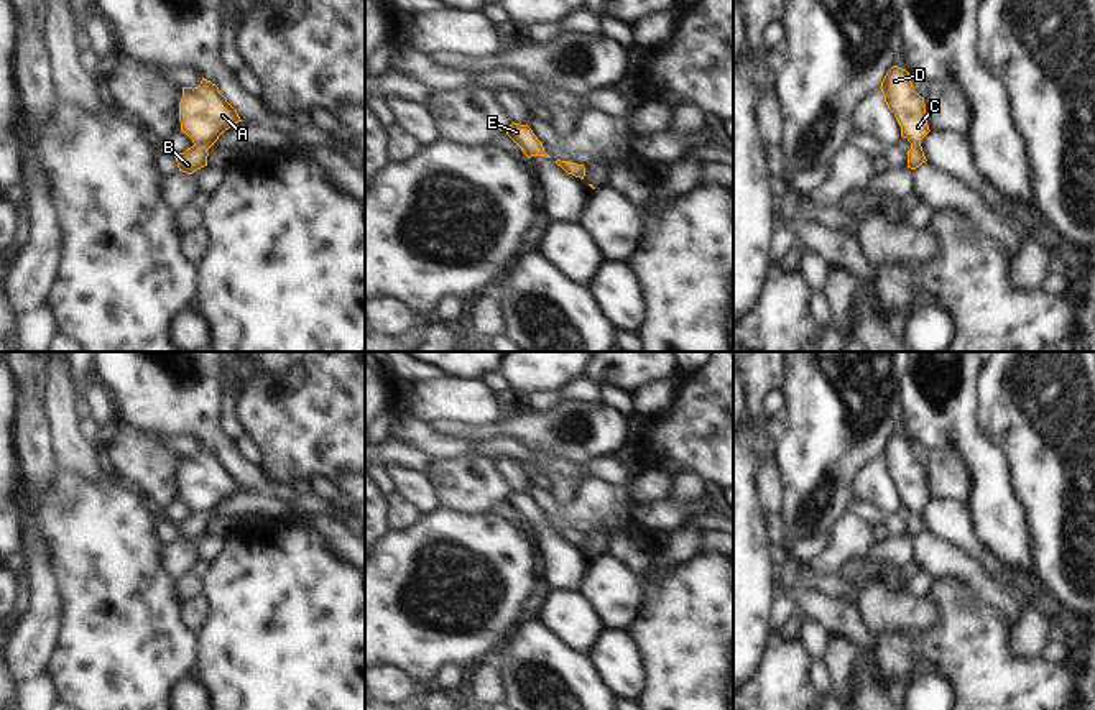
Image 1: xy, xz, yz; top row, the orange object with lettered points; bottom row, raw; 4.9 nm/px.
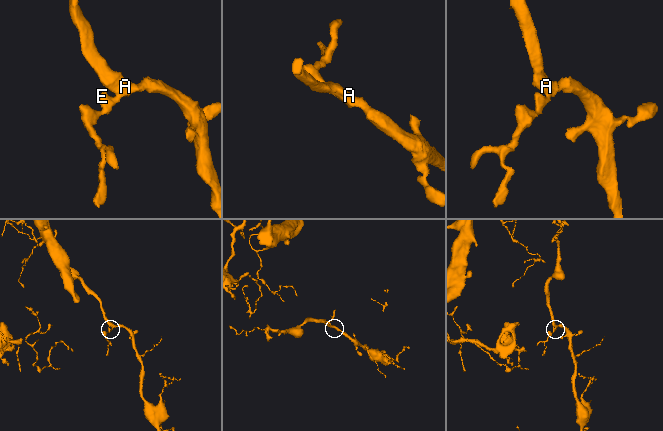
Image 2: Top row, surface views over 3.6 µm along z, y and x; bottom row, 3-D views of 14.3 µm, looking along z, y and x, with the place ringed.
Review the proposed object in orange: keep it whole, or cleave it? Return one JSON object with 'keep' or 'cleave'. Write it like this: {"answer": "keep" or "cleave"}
{"answer": "keep"}

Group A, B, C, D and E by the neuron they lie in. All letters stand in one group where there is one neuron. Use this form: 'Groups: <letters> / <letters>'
Groups: A B C D E

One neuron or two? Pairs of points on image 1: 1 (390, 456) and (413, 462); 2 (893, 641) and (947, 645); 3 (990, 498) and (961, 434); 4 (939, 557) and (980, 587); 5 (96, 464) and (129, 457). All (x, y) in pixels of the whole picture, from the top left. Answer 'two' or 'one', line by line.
1: one
2: two
3: one
4: one
5: two

